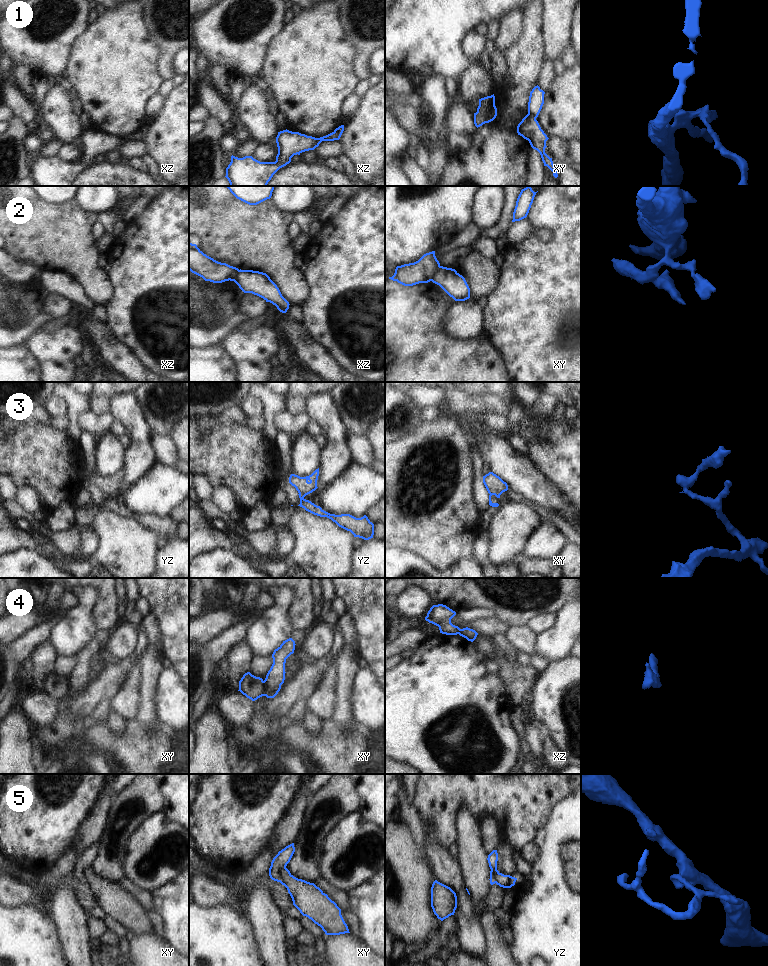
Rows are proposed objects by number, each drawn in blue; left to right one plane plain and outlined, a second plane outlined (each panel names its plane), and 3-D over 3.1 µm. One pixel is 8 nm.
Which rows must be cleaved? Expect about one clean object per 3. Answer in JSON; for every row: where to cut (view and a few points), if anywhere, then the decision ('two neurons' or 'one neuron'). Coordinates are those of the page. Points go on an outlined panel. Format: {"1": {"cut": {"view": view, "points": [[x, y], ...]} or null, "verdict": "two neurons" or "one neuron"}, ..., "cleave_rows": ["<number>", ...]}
{"1": {"cut": {"view": "xz", "points": [[333, 132], [336, 139]]}, "verdict": "two neurons"}, "2": {"cut": {"view": "xy", "points": [[439, 265], [430, 280]]}, "verdict": "two neurons"}, "3": {"cut": {"view": "yz", "points": [[299, 493], [303, 498]]}, "verdict": "two neurons"}, "4": {"cut": {"view": "xy", "points": [[263, 681], [264, 695]]}, "verdict": "two neurons"}, "5": {"cut": {"view": "xy", "points": [[285, 866], [280, 872], [280, 879], [278, 881]]}, "verdict": "two neurons"}, "cleave_rows": ["1", "2", "3", "4", "5"]}

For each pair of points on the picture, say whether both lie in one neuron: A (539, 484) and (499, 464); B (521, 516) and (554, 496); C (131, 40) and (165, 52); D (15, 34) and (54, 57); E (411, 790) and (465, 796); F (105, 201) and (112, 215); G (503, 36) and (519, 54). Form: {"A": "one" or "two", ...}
{"A": "one", "B": "two", "C": "two", "D": "one", "E": "two", "F": "two", "G": "two"}

